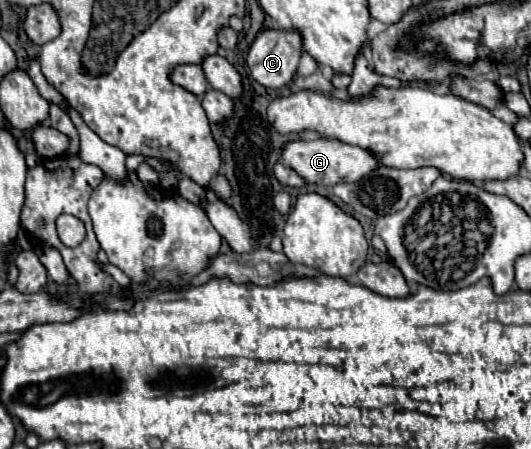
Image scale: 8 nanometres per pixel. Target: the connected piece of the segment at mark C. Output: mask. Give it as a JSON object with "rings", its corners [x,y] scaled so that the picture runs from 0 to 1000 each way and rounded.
{"rings":[[[497,69],[467,118],[471,171],[505,198],[546,189],[569,122],[565,78],[554,69]]]}

